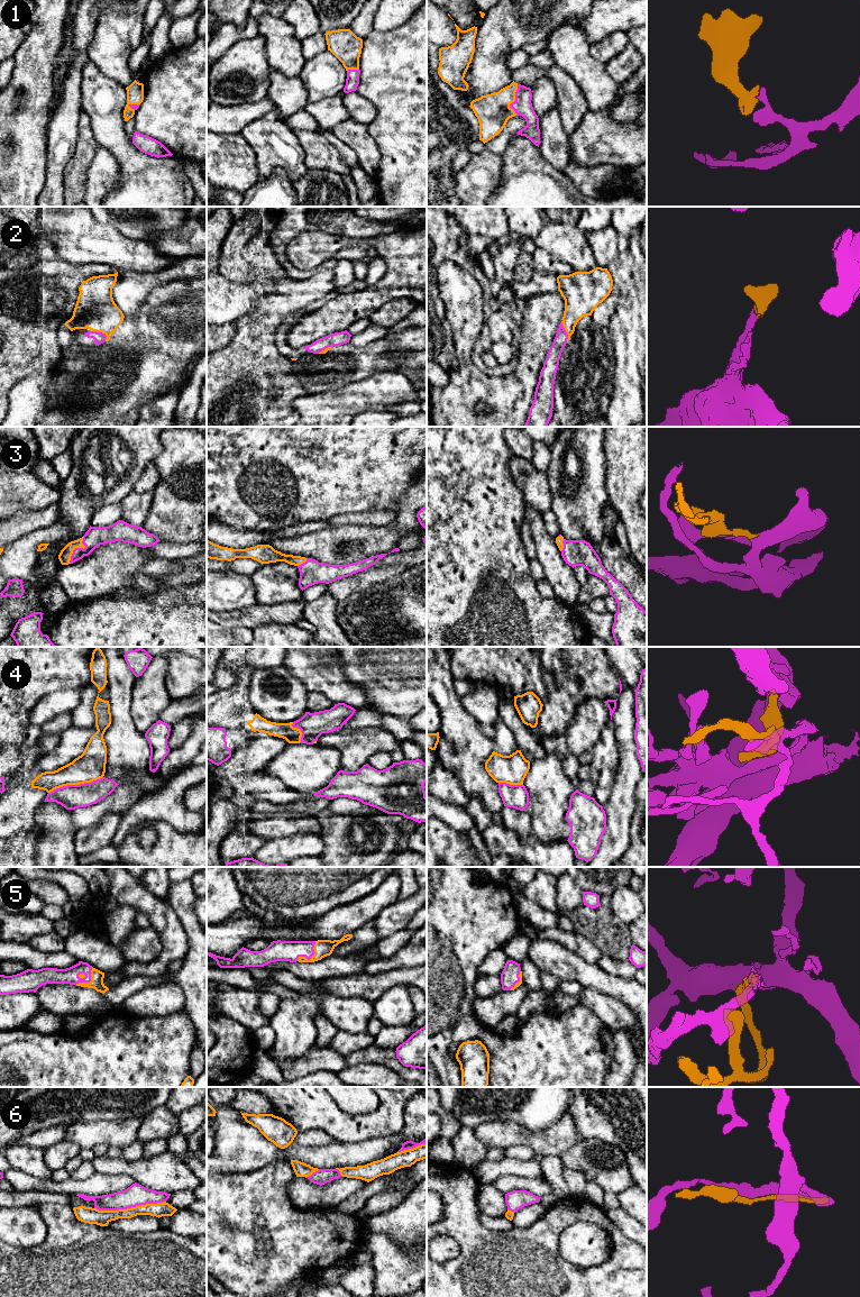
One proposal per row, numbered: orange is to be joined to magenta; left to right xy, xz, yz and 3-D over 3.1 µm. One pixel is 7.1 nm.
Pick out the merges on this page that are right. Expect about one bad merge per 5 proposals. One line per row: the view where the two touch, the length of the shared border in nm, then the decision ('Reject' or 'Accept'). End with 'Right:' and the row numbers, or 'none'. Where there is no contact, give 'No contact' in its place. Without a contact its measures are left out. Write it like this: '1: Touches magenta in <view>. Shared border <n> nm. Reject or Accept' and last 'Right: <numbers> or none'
1: Touches magenta in yz. Shared border 220 nm. Accept
2: Touches magenta in xy. Shared border 130 nm. Accept
3: Touches magenta in xy. Shared border 220 nm. Accept
4: Touches magenta in xy. Shared border 420 nm. Accept
5: Touches magenta in xz. Shared border 200 nm. Accept
6: Touches magenta in xy. Shared border 500 nm. Accept
Right: 1, 2, 3, 4, 5, 6

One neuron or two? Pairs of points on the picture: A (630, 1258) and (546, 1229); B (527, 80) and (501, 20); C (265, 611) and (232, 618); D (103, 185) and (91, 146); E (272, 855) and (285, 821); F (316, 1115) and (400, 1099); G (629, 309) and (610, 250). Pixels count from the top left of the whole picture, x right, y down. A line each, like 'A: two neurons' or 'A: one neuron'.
A: one neuron
B: two neurons
C: one neuron
D: two neurons
E: two neurons
F: one neuron
G: two neurons

